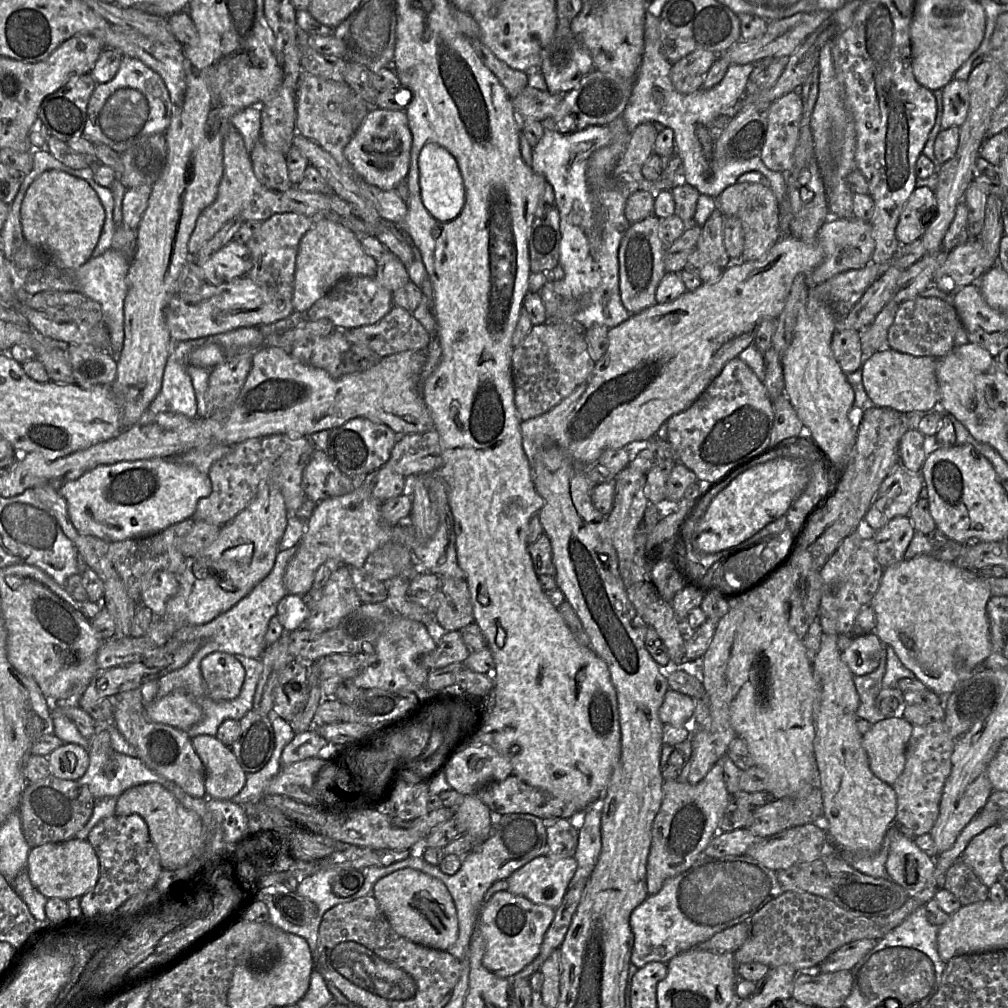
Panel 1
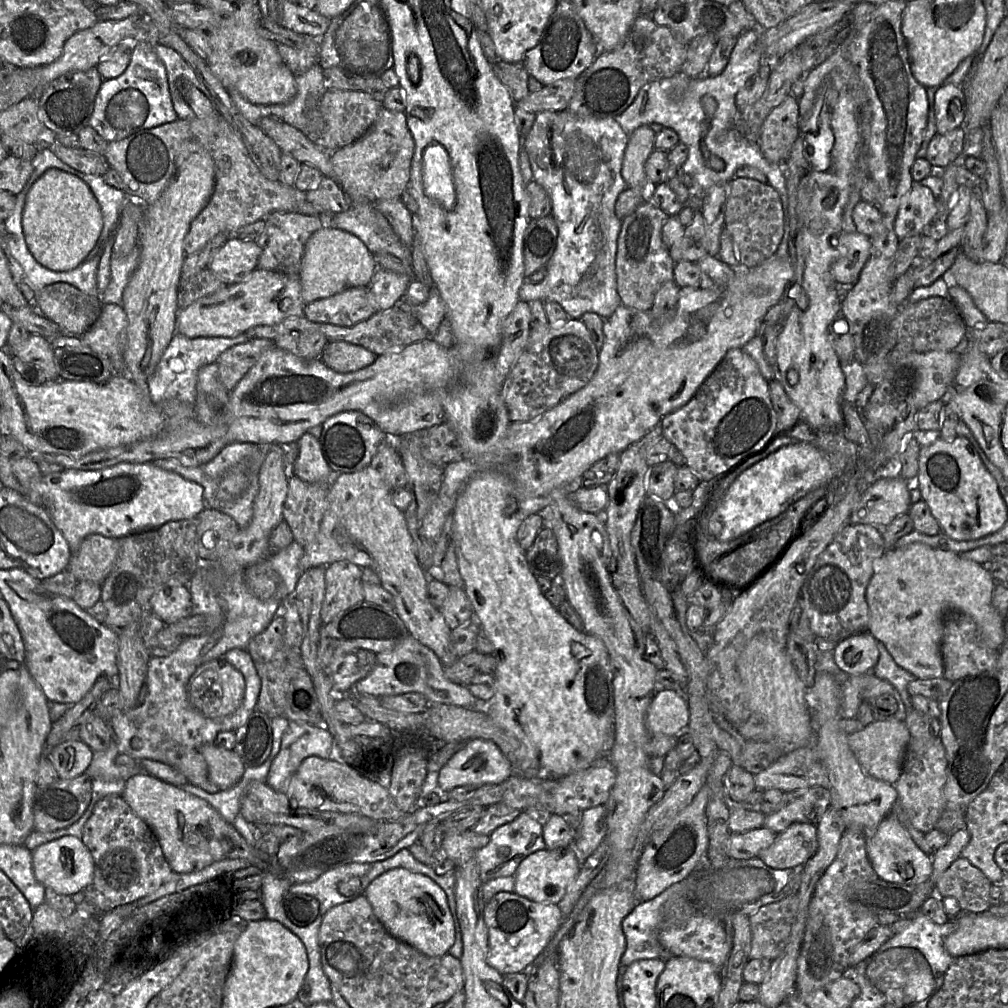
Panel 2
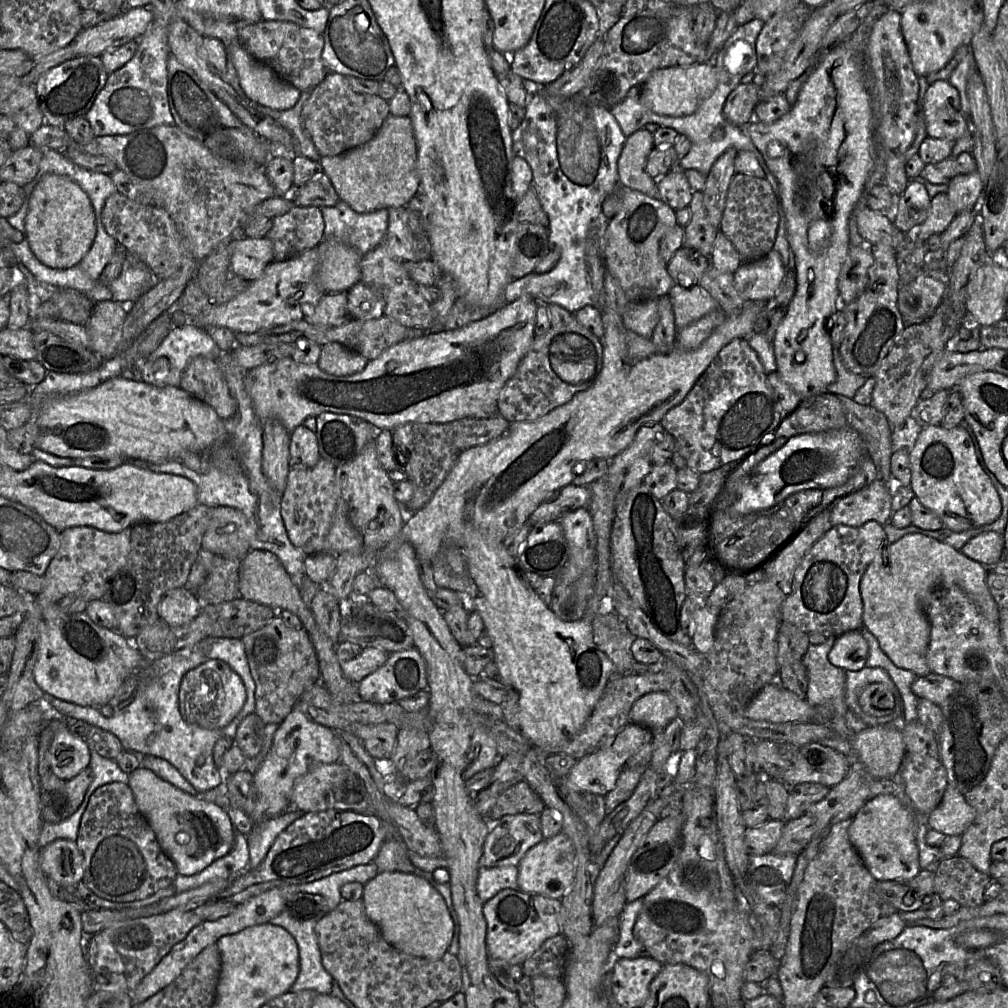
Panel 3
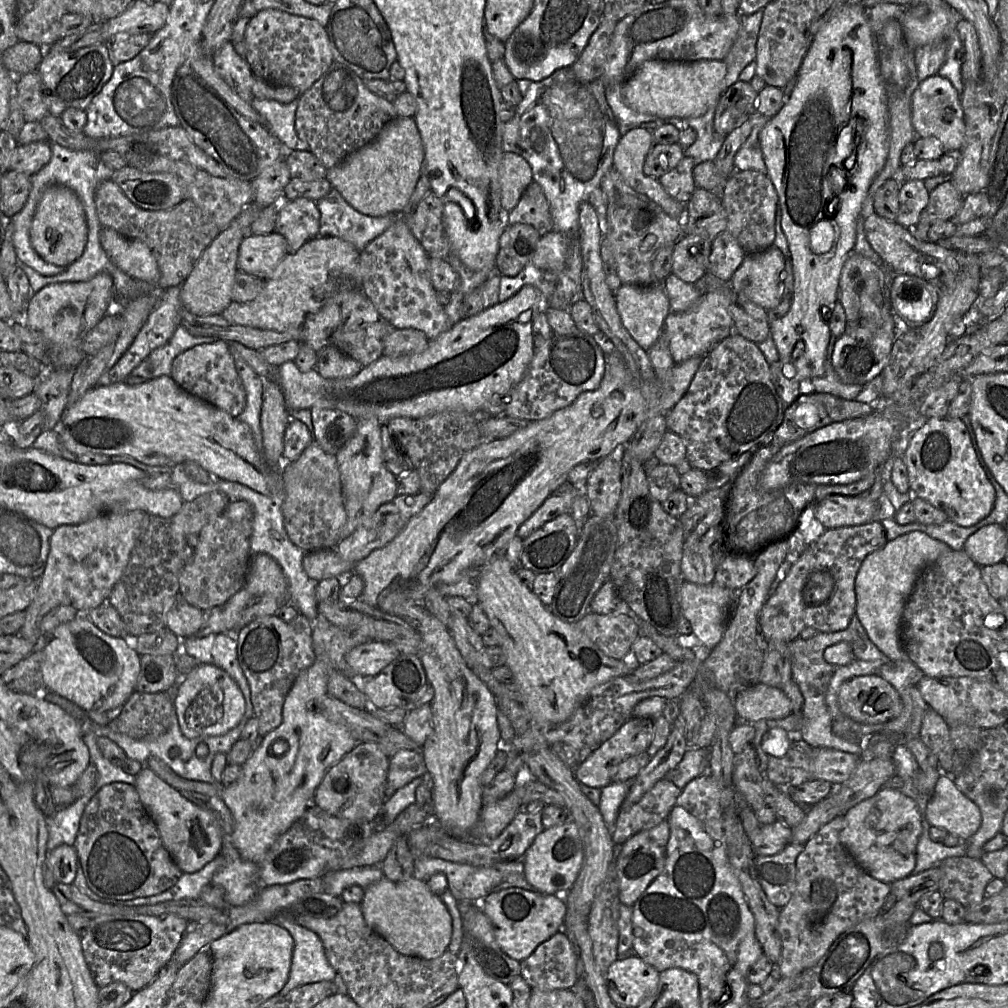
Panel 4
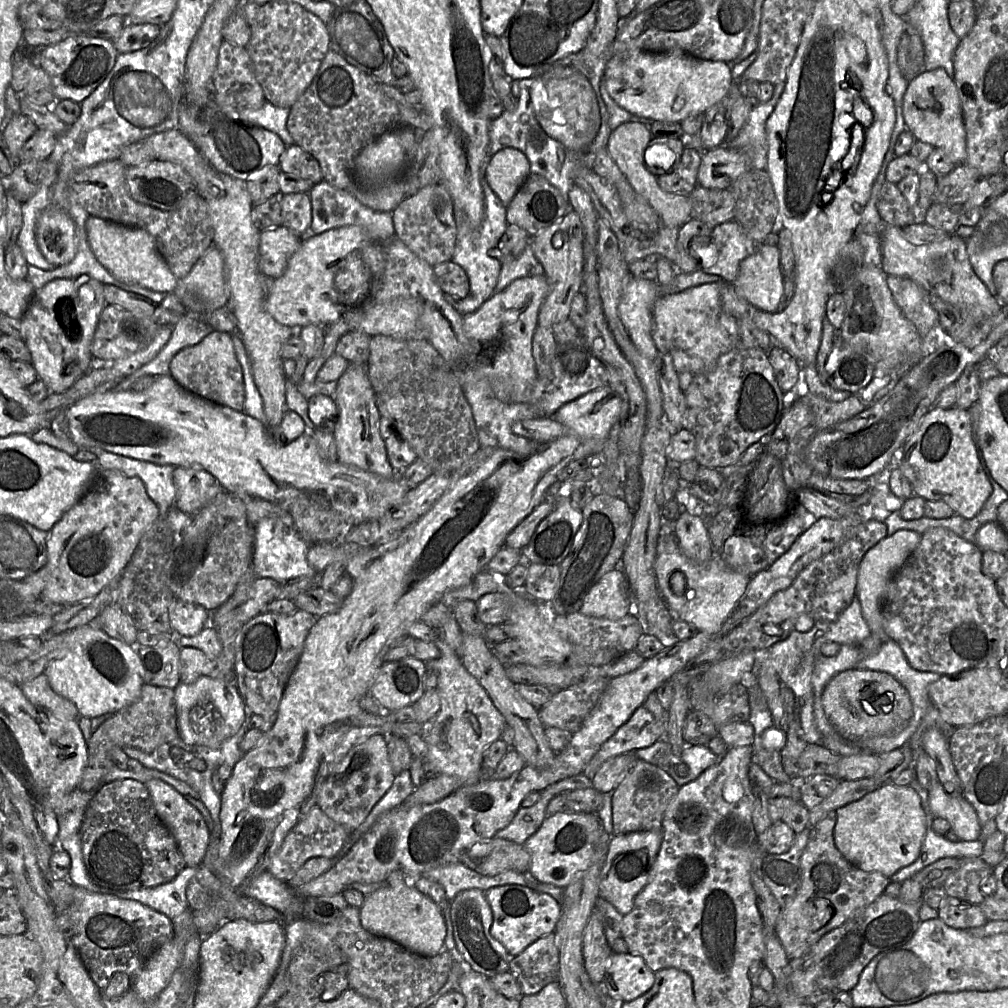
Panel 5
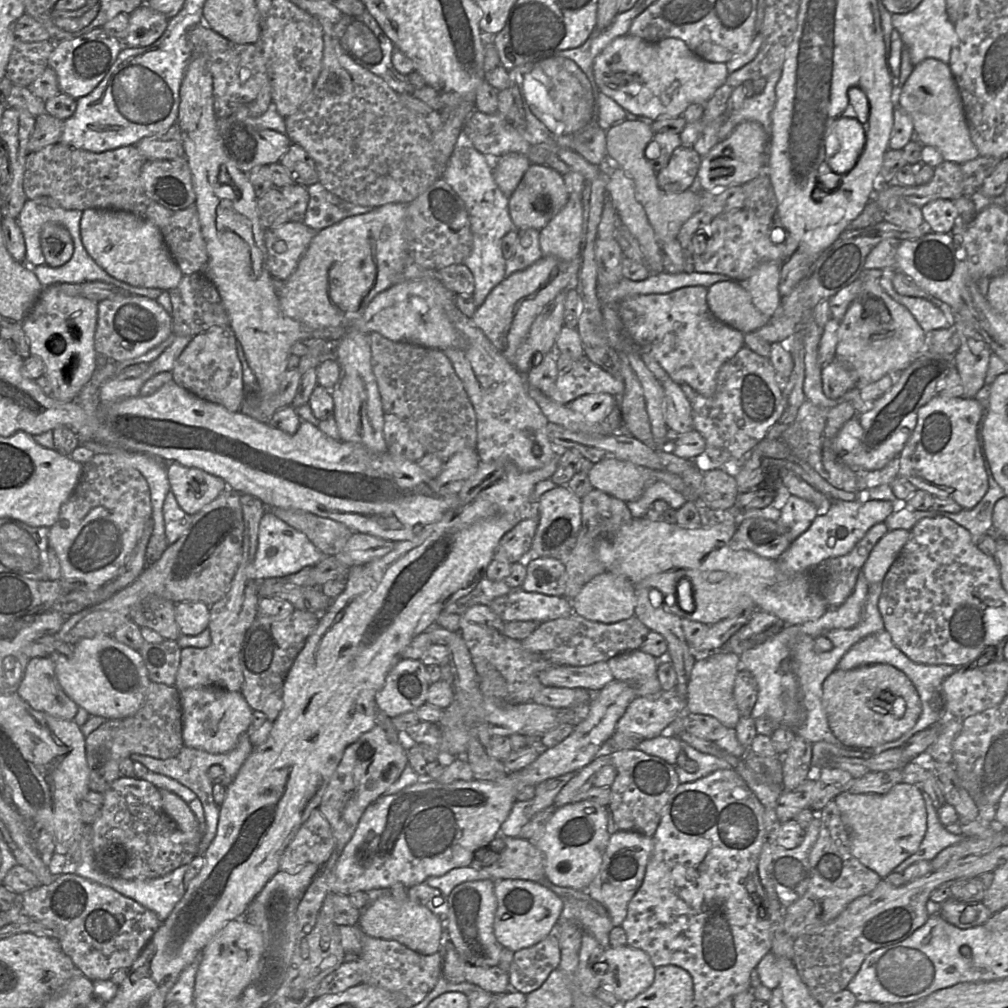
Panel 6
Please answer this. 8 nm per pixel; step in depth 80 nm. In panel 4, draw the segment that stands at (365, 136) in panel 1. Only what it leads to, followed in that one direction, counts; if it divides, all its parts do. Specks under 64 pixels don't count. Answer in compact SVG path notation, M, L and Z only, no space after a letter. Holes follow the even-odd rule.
M413 118L390 120L368 144L345 157L338 165L326 169L326 178L343 198L358 212L368 216L403 214L424 168L423 143Z

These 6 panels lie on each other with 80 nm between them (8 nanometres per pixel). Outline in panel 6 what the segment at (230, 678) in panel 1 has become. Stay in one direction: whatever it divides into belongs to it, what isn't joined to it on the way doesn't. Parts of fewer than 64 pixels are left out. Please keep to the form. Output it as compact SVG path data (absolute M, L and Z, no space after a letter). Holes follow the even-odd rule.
M216 686L194 687L179 691L182 706L184 745L209 753L226 753L237 744L252 722L253 710L240 692Z

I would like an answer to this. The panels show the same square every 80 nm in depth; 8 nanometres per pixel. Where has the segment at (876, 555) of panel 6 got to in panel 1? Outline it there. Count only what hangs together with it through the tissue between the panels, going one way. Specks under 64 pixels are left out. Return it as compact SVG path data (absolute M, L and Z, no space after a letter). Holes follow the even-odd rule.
M929 555L904 559L884 569L873 600L876 617L874 633L882 643L893 647L897 657L927 689L948 695L955 685L980 667L991 653L987 604L992 597L986 578L977 571Z

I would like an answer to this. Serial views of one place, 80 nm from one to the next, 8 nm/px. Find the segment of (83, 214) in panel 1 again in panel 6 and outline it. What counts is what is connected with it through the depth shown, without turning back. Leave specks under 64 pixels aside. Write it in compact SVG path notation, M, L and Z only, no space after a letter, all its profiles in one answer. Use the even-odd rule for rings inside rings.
M47 223L40 235L42 253L46 264L60 267L71 259L74 245L69 231L61 224Z

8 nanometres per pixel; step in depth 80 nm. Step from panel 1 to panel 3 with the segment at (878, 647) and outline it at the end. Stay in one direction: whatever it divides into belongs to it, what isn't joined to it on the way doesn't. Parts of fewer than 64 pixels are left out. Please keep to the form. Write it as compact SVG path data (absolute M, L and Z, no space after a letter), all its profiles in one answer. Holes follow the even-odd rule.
M850 631L837 638L829 654L829 662L844 670L858 671L866 666L869 646L860 631Z

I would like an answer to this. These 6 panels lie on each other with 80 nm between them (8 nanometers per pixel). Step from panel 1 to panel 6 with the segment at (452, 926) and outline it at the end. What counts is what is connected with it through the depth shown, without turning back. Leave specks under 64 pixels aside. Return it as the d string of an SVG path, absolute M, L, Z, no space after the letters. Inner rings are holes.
M380 897L361 910L359 927L375 938L395 940L411 950L424 955L435 954L440 949L443 923L427 907L408 898L397 900L392 897Z

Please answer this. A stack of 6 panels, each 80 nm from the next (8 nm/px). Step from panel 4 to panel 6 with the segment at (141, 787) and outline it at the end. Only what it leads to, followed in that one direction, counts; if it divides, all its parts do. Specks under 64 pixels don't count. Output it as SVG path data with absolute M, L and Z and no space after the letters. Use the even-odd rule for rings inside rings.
M160 789L162 803L165 812L170 818L172 818L179 828L188 834L189 837L196 839L202 838L202 832L200 831L200 825L198 820L188 803L186 803L181 797L166 789Z

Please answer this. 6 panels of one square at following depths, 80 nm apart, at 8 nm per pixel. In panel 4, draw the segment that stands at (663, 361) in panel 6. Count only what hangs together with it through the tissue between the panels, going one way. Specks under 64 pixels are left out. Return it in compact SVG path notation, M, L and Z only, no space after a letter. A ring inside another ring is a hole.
M730 284L715 291L703 291L700 299L689 310L682 313L671 311L667 315L664 320L663 332L668 338L669 349L675 364L695 356L705 356L718 343L735 332L734 321L729 312L732 293Z

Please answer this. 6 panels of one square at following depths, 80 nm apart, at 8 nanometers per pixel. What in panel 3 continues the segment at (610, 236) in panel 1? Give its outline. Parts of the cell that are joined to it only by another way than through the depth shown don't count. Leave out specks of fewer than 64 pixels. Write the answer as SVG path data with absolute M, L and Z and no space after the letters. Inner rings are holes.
M539 91L529 97L525 105L524 120L512 131L512 139L514 154L523 158L532 169L532 185L536 188L549 220L549 241L560 250L560 258L546 273L537 274L533 271L510 281L505 288L505 303L513 302L522 296L530 296L539 304L558 305L572 314L587 305L598 307L599 295L593 290L587 272L587 246L592 241L599 241L598 232L603 234L606 228L608 220L604 218L602 205L620 185L617 164L626 136L608 109L590 105L579 96L549 98Z

